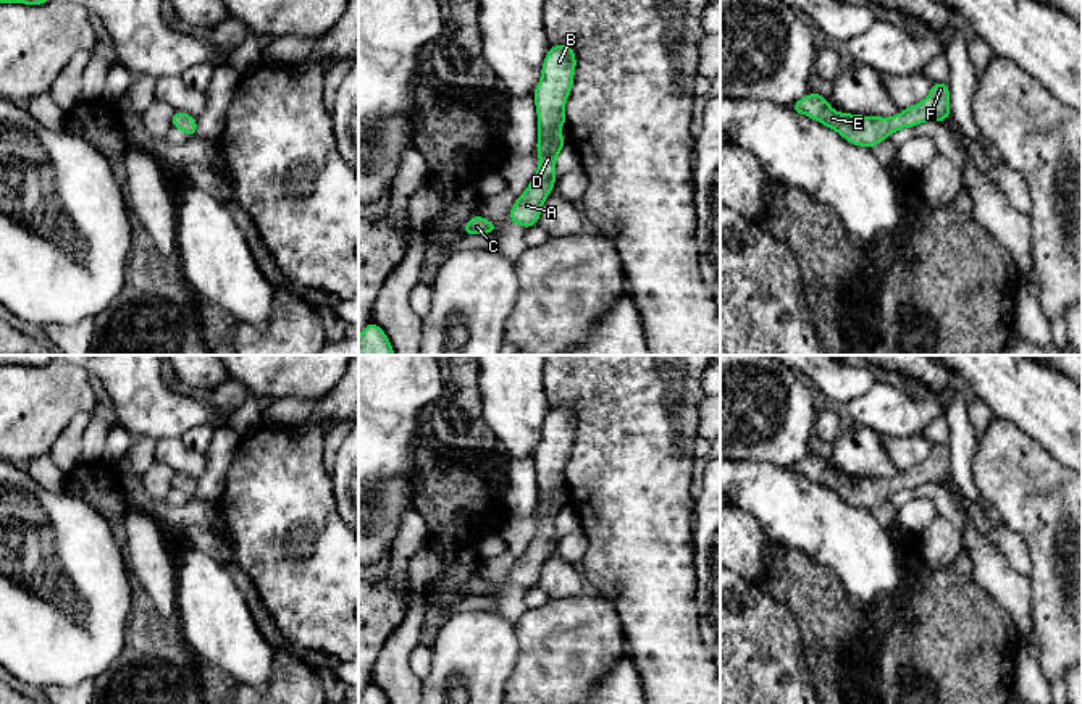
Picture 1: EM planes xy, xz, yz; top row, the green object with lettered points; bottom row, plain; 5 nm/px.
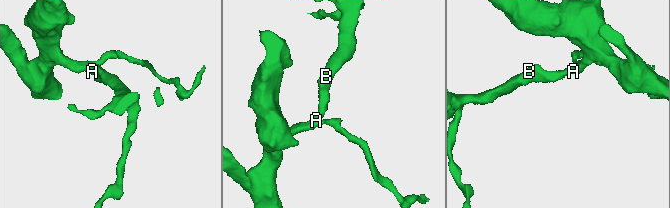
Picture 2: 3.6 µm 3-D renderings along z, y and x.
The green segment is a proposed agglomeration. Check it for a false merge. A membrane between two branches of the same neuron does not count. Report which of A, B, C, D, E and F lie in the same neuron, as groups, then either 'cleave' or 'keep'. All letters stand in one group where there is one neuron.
A B C D E F | keep

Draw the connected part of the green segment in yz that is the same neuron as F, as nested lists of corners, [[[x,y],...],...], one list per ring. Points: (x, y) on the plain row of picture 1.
[[[933,444],[929,457],[922,463],[890,480],[838,475],[817,454],[795,463],[791,471],[833,491],[853,507],[872,510],[887,502],[891,494],[903,489],[916,489],[925,483],[945,484],[951,478],[950,447],[948,444]]]

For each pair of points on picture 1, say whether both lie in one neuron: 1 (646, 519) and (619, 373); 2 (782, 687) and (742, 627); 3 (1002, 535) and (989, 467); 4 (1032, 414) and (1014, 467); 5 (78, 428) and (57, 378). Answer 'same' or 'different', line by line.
1: same
2: same
3: different
4: different
5: different

